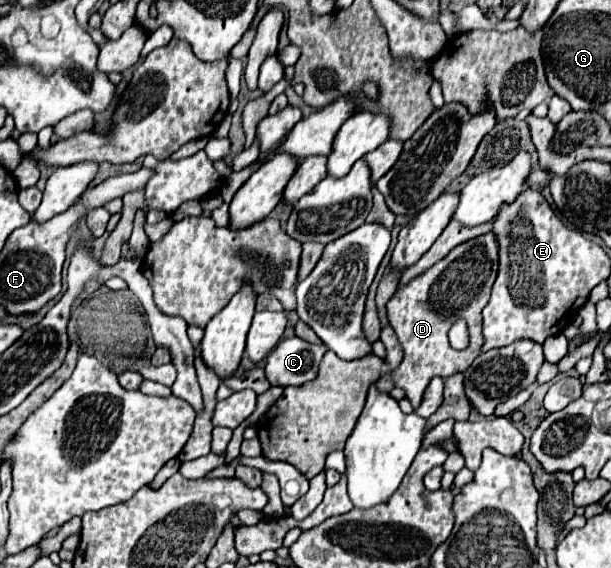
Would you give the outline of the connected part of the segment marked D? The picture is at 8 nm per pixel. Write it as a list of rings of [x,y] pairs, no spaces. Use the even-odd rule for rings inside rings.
[[[486,233],[486,235],[470,239],[462,245],[458,245],[456,249],[452,249],[442,261],[438,261],[428,271],[424,271],[422,275],[412,279],[406,287],[400,287],[392,295],[392,299],[388,301],[388,305],[386,305],[388,319],[390,319],[390,325],[394,327],[398,341],[404,349],[404,359],[396,369],[390,371],[390,377],[394,381],[394,387],[404,389],[404,393],[410,399],[414,409],[418,409],[418,405],[422,403],[422,395],[426,391],[426,385],[432,381],[432,377],[436,377],[436,375],[448,377],[448,375],[454,375],[458,371],[466,371],[472,365],[474,357],[480,353],[480,347],[482,347],[482,309],[488,303],[490,289],[492,289],[492,283],[496,279],[496,271],[498,271],[498,243],[496,243],[492,233]],[[458,319],[464,319],[468,323],[468,333],[470,333],[470,345],[462,351],[454,349],[448,341],[448,331],[450,331],[452,323],[456,323]]]

